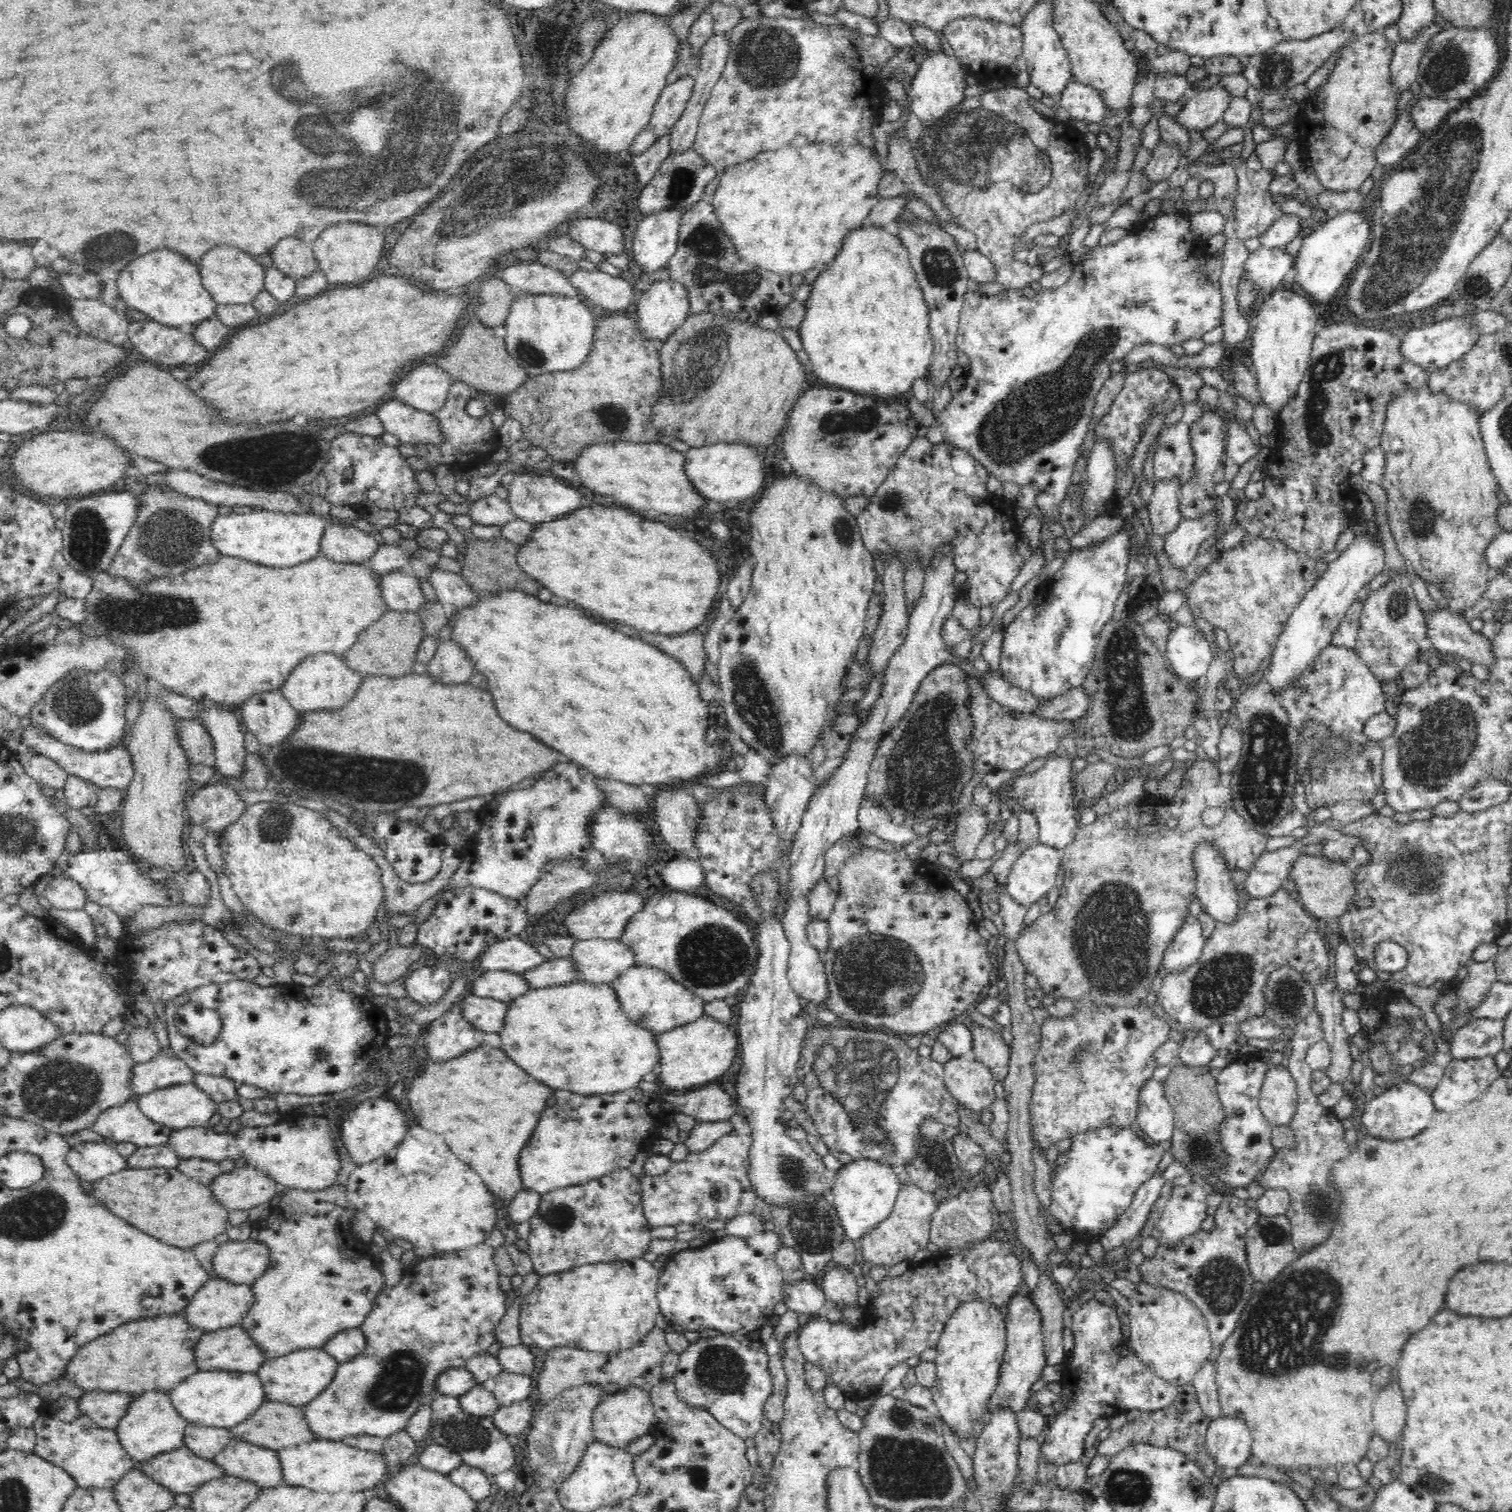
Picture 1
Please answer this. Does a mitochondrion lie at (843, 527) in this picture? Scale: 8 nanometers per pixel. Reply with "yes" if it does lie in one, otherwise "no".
yes

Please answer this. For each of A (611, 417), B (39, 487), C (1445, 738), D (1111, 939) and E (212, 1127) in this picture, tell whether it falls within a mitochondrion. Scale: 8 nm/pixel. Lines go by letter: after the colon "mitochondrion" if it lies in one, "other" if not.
A: mitochondrion
B: other
C: mitochondrion
D: mitochondrion
E: other

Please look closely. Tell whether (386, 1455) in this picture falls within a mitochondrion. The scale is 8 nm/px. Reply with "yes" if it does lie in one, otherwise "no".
no

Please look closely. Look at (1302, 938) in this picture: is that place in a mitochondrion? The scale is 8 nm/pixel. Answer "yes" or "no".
no

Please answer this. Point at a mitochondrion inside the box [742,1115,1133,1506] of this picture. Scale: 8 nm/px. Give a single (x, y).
(902, 1466)

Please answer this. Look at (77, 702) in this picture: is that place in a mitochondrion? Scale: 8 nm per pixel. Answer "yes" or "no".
yes

